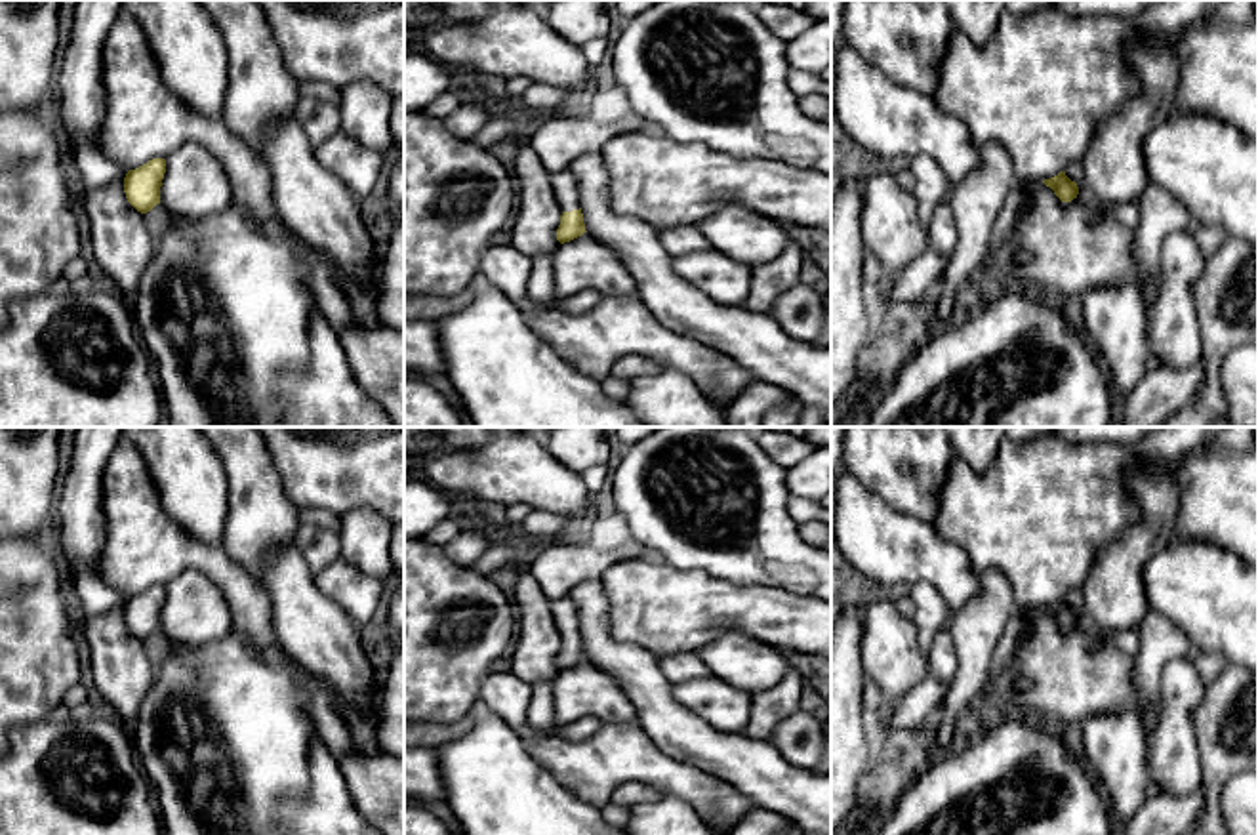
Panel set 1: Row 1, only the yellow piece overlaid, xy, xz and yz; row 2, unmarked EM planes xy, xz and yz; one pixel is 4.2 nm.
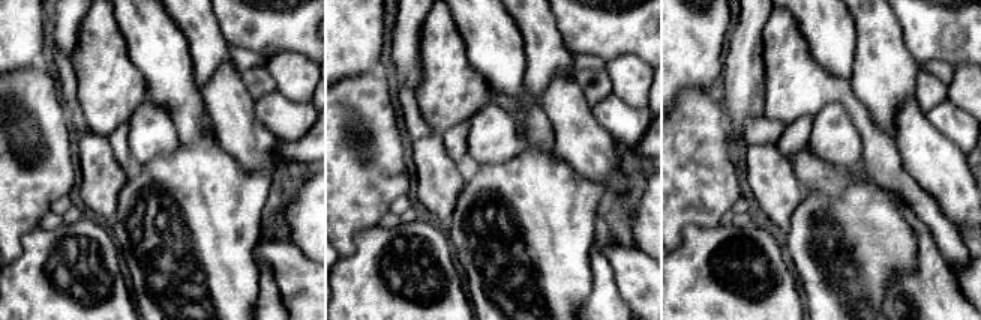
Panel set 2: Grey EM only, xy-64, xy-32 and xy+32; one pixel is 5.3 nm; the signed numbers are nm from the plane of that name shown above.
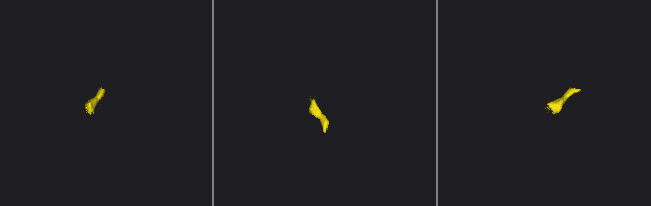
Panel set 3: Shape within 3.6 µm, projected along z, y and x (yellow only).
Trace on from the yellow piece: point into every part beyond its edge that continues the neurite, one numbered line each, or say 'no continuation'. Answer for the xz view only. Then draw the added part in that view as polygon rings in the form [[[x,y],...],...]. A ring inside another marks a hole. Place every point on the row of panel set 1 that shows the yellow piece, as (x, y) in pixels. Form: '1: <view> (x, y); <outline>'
1: xz (565, 185); [[[570,168],[551,173],[553,191],[562,212],[579,210],[579,189]]]

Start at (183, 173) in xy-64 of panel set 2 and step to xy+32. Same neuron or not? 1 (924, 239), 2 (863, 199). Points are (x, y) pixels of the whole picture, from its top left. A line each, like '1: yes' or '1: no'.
1: no
2: yes

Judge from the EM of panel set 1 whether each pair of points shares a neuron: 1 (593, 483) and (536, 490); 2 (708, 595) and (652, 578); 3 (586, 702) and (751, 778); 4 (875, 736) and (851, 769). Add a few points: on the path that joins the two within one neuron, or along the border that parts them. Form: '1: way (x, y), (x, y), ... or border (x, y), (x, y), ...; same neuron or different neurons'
1: border (580, 475), (591, 492); different neurons
2: way (694, 595), (669, 595), (666, 591); same neuron
3: border (618, 683), (633, 704), (639, 723); different neurons
4: border (860, 700), (866, 738), (875, 752); different neurons

